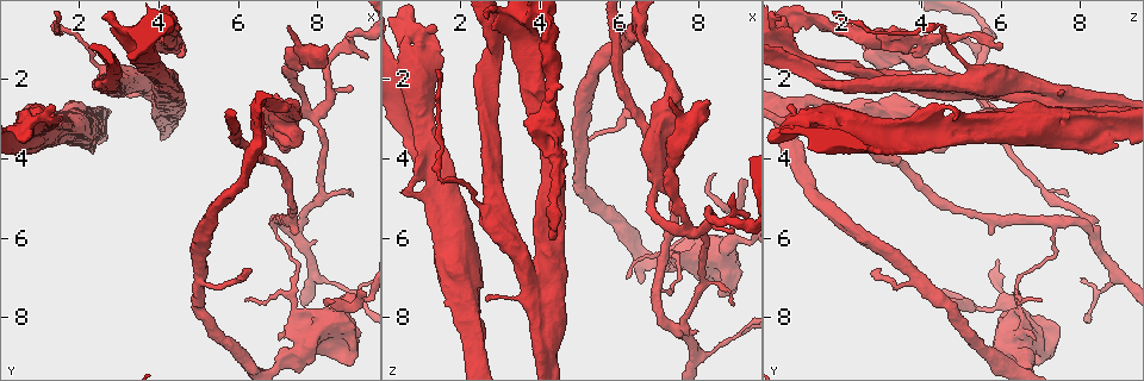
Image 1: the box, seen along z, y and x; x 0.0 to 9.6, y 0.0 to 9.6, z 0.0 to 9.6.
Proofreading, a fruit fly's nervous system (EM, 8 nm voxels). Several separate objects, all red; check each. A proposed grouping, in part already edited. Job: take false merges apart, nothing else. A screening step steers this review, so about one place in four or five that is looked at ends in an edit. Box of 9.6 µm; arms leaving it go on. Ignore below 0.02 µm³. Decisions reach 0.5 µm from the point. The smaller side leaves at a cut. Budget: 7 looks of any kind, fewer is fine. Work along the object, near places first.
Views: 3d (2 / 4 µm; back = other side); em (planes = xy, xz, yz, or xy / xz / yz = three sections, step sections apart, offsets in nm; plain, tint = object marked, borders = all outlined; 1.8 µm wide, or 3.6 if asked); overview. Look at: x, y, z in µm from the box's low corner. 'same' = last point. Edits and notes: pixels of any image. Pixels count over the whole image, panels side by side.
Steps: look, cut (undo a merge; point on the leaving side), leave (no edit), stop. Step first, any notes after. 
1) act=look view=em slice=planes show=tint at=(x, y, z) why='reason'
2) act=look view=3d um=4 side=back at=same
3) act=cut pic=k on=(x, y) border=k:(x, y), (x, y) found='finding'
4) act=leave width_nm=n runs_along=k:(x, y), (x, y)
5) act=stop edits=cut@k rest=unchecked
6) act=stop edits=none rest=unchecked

act=look view=em slice=planes show=tint at=(6.95, 5.70, 7.30)

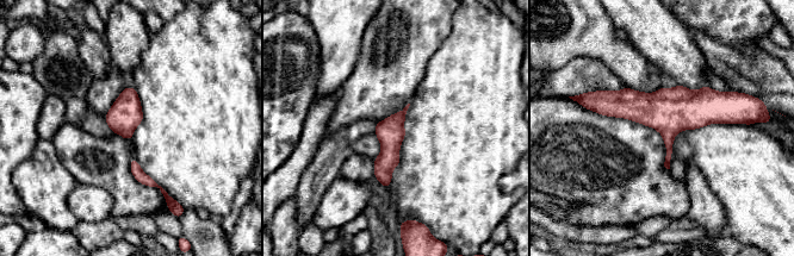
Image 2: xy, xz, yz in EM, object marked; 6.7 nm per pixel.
act=cut pic=2 on=(669, 112) width_nm=190 found='a second neuron is stuck on'

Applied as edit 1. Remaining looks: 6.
act=look view=overview

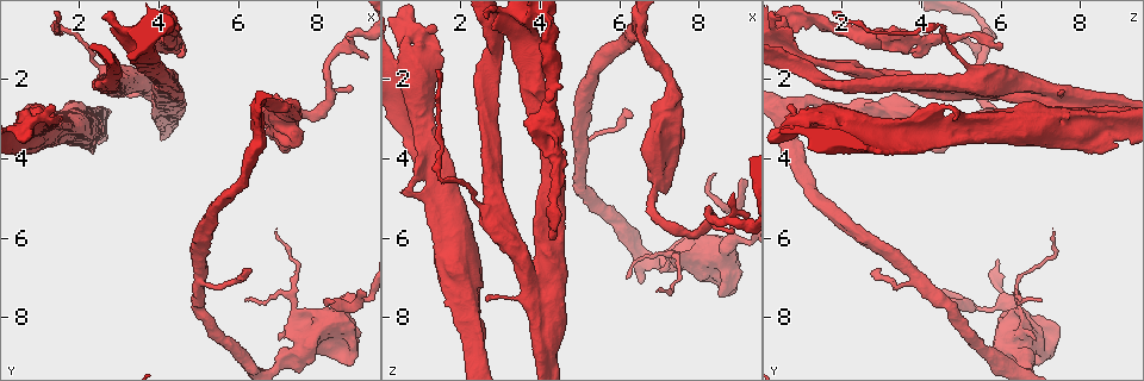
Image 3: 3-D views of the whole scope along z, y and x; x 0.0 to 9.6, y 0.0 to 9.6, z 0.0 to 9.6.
act=look view=3d um=4 at=(2.30, 3.05, 8.25) why='thick turns thin'

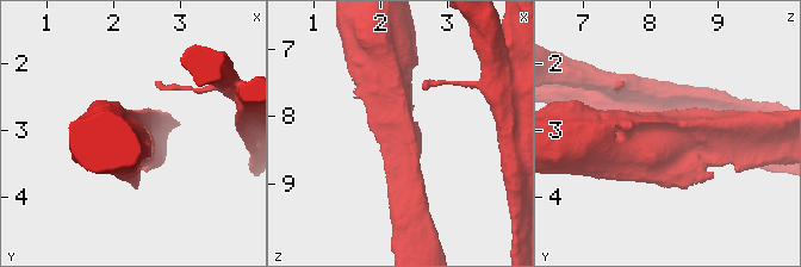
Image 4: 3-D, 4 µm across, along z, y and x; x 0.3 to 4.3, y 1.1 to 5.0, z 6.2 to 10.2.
act=look view=em um=3.6 slice=xz step=16 show=tint at=(2.30, 3.10, 8.25)

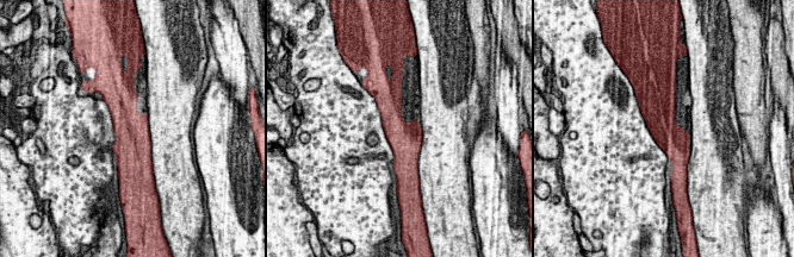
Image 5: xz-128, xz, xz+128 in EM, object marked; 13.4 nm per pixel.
act=leave found='all the same neuron'

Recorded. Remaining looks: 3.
act=look view=3d um=4 at=(4.05, 2.60, 7.45) why='arms part here'

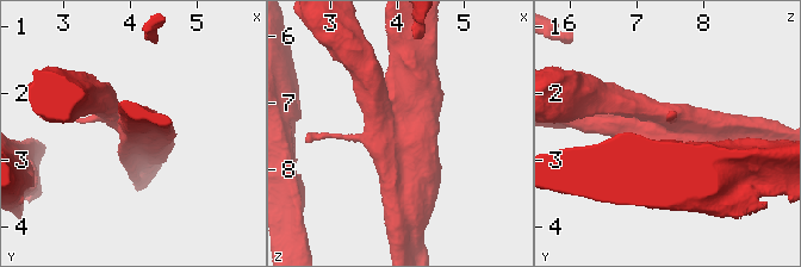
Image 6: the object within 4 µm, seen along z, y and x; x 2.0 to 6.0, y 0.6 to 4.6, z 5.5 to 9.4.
act=look view=em slice=xy step=4 show=tint at=(4.05, 2.60, 7.50)

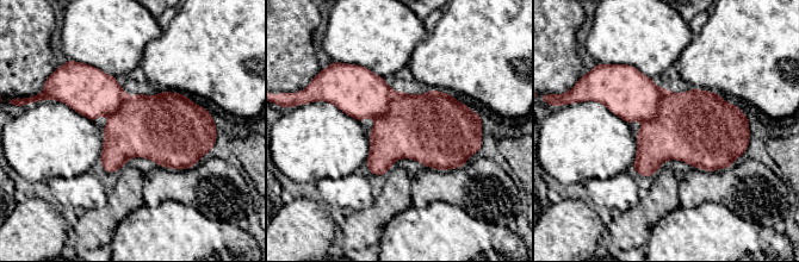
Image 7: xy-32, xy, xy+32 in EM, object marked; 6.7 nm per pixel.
act=look view=em slice=planes show=tint at=same why='cut it another way'

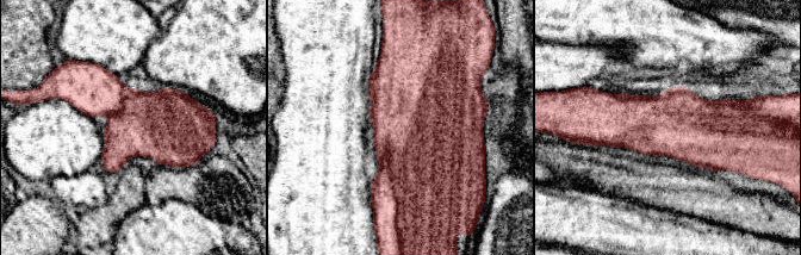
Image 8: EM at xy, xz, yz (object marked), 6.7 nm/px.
act=cut pic=8 on=(385, 207) border=8:(385, 155), (398, 209) found='two neurons meet here'

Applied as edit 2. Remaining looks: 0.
act=stop edits=cut@2,cut@8 rest=unchecked

